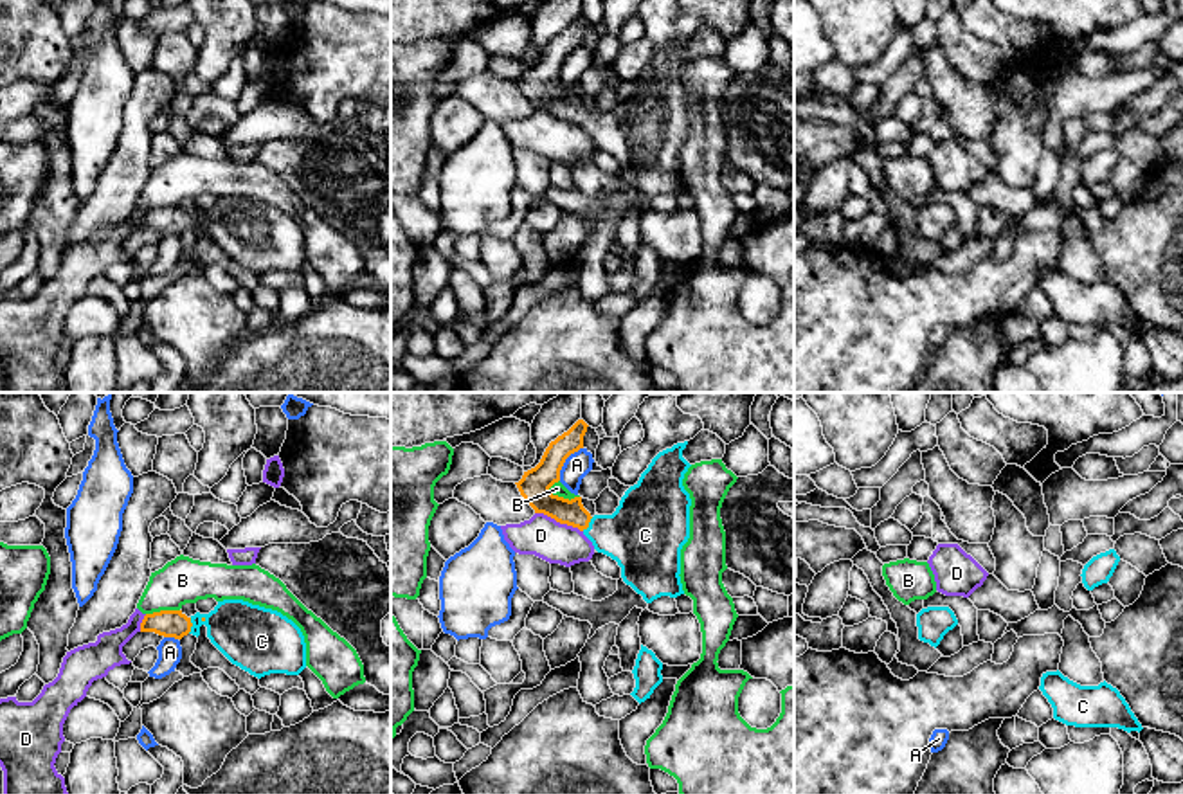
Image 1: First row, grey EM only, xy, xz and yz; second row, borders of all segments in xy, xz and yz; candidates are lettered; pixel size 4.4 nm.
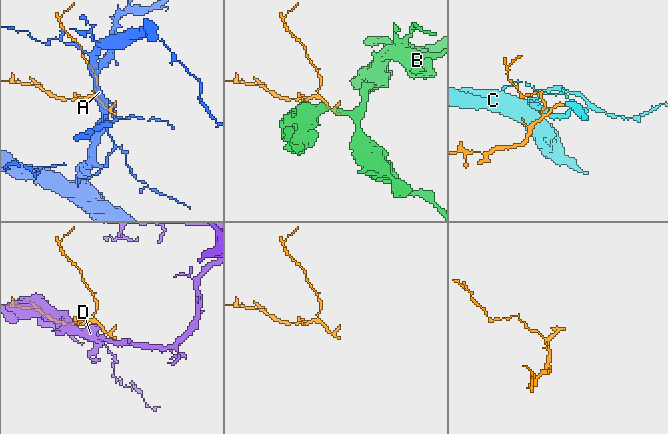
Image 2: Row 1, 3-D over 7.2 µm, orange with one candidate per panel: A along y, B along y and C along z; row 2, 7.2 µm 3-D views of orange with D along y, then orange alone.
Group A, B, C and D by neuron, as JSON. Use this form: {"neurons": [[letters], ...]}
{"neurons": [["A"], ["B"], ["C"], ["D"]]}

